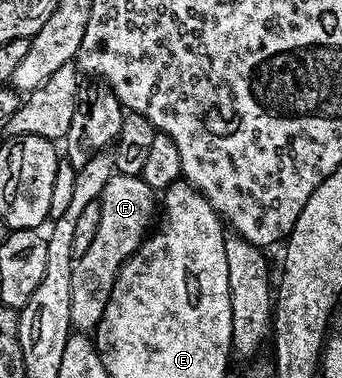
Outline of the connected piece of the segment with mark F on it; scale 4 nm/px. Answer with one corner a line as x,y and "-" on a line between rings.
114,173
111,181
103,185
103,193
99,200
99,230
95,233
87,253
76,256
71,277
71,321
78,332
89,333
96,328
97,322
103,317
103,309
107,309
107,301
113,292
115,281
119,277
121,267
132,257
141,244
145,242
155,223
159,211
159,195
143,181
140,175
118,175

